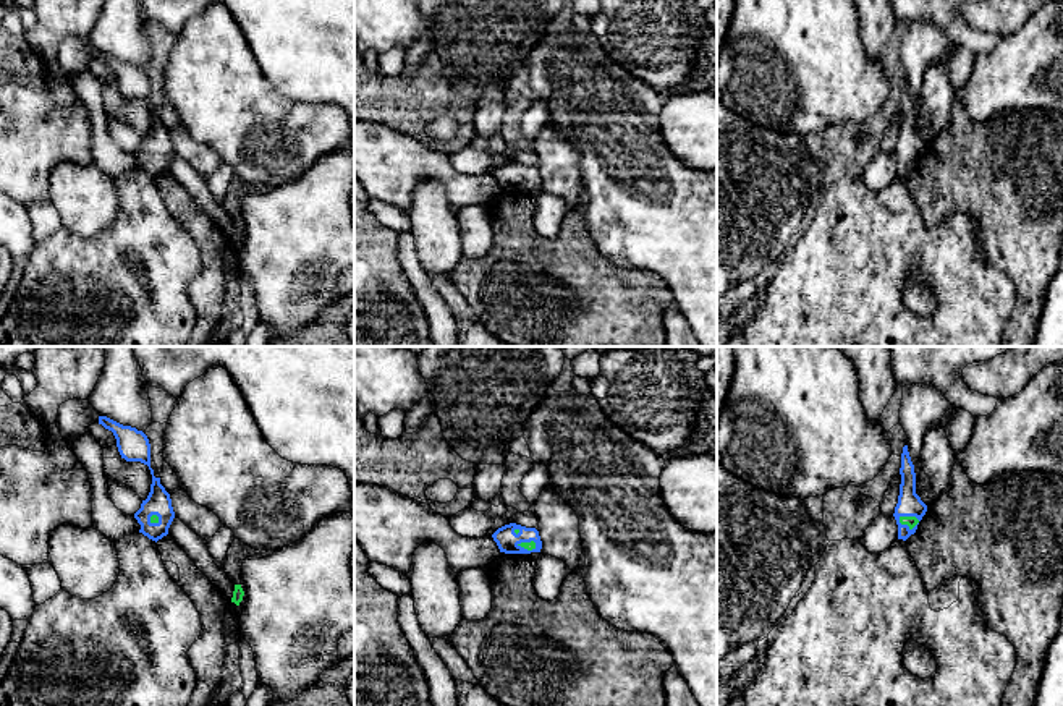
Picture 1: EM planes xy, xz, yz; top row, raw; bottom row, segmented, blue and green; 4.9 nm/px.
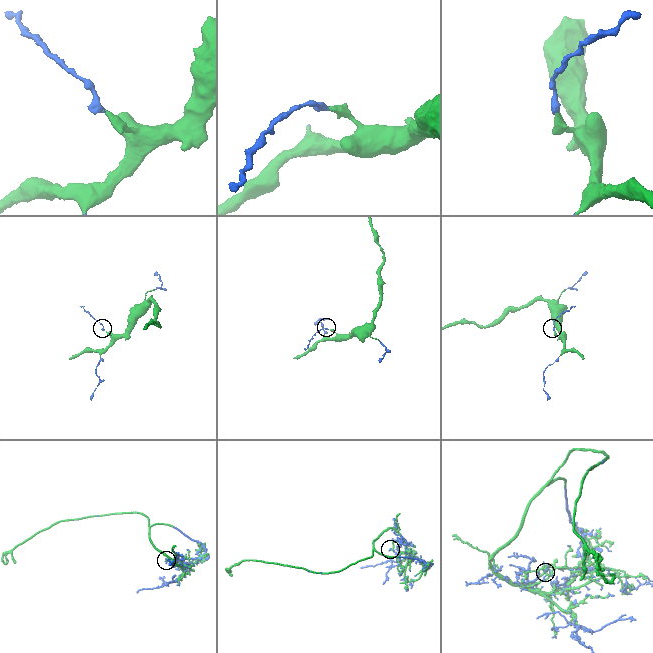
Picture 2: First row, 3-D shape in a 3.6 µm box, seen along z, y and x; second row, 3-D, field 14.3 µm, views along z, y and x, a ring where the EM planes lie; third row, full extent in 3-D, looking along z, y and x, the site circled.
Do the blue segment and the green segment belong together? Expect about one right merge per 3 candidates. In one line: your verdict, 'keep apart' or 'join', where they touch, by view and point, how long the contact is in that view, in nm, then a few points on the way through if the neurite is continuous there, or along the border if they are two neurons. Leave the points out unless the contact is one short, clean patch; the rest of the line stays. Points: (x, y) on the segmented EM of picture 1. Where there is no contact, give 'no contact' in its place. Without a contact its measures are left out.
join; contact yz (910, 515); length 110 nm

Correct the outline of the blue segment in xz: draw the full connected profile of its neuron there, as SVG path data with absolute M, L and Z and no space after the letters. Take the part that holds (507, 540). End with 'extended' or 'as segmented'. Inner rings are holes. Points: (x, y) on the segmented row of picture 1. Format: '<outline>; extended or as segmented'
M516 523L505 525L492 534L500 552L531 554L540 552L542 541L536 528L526 528Z; extended

